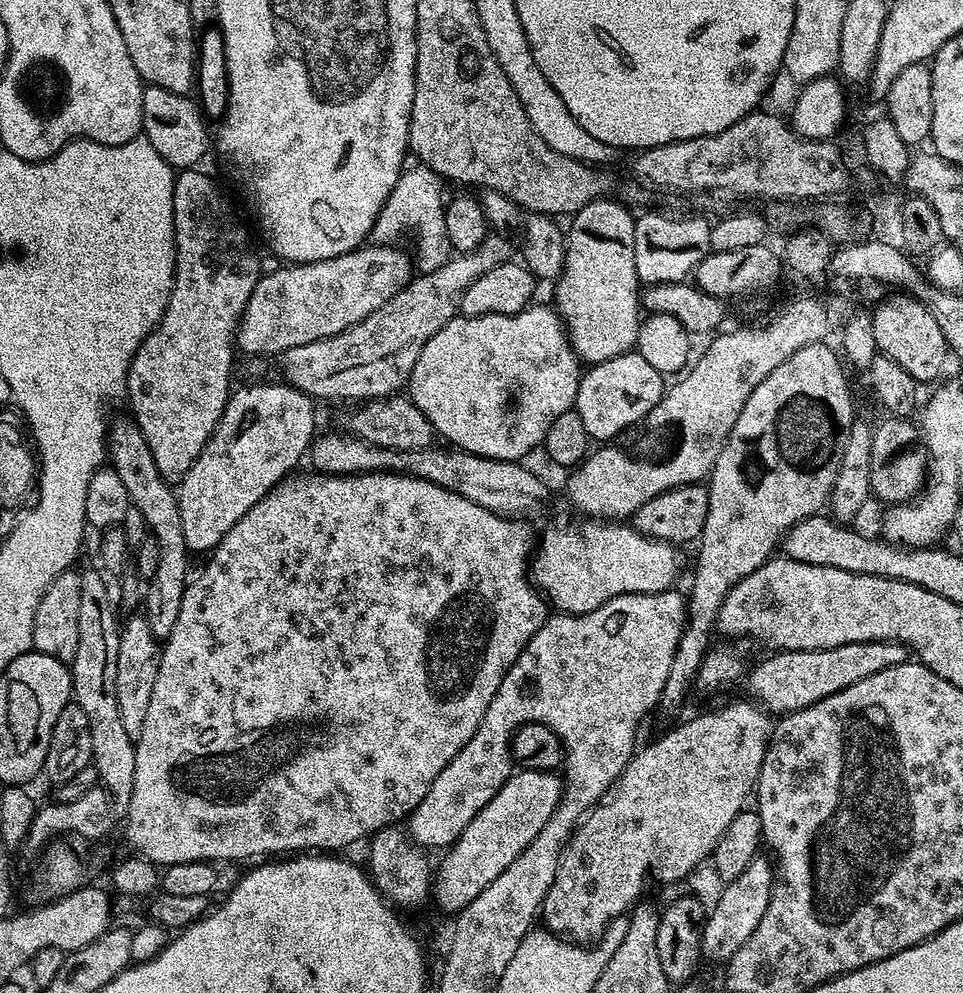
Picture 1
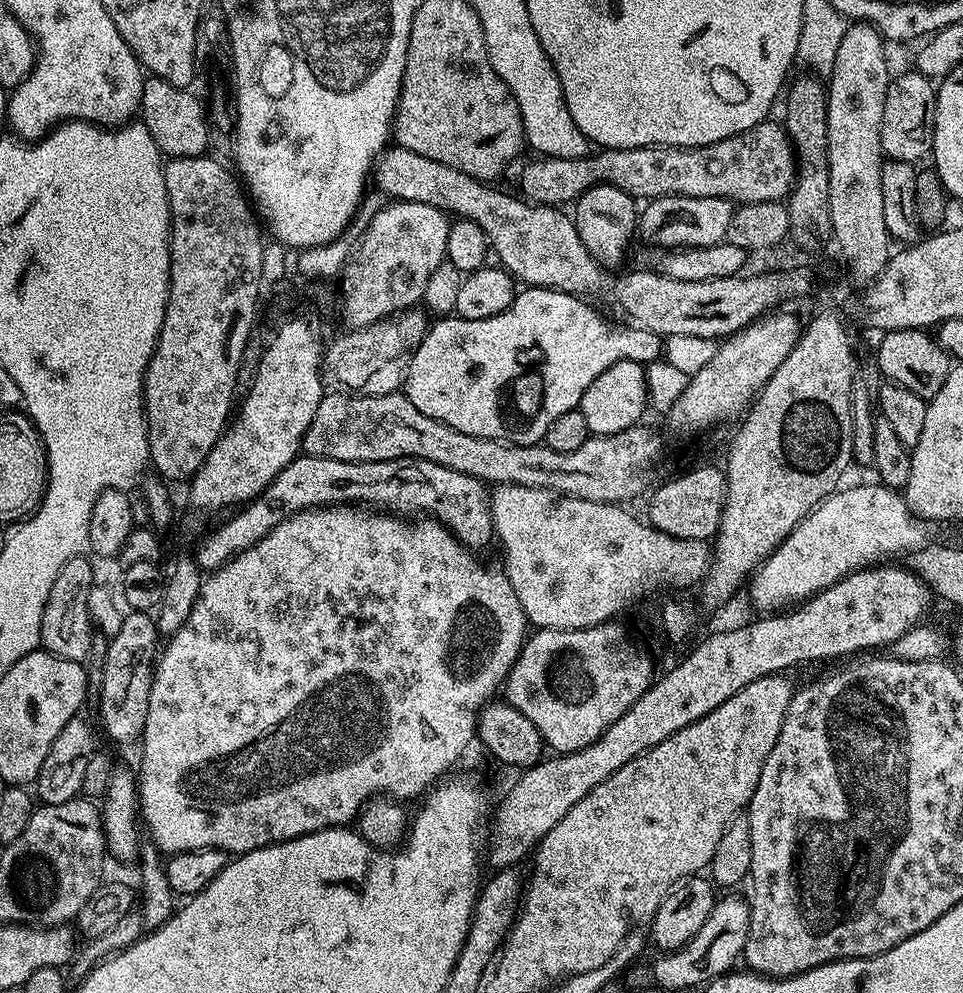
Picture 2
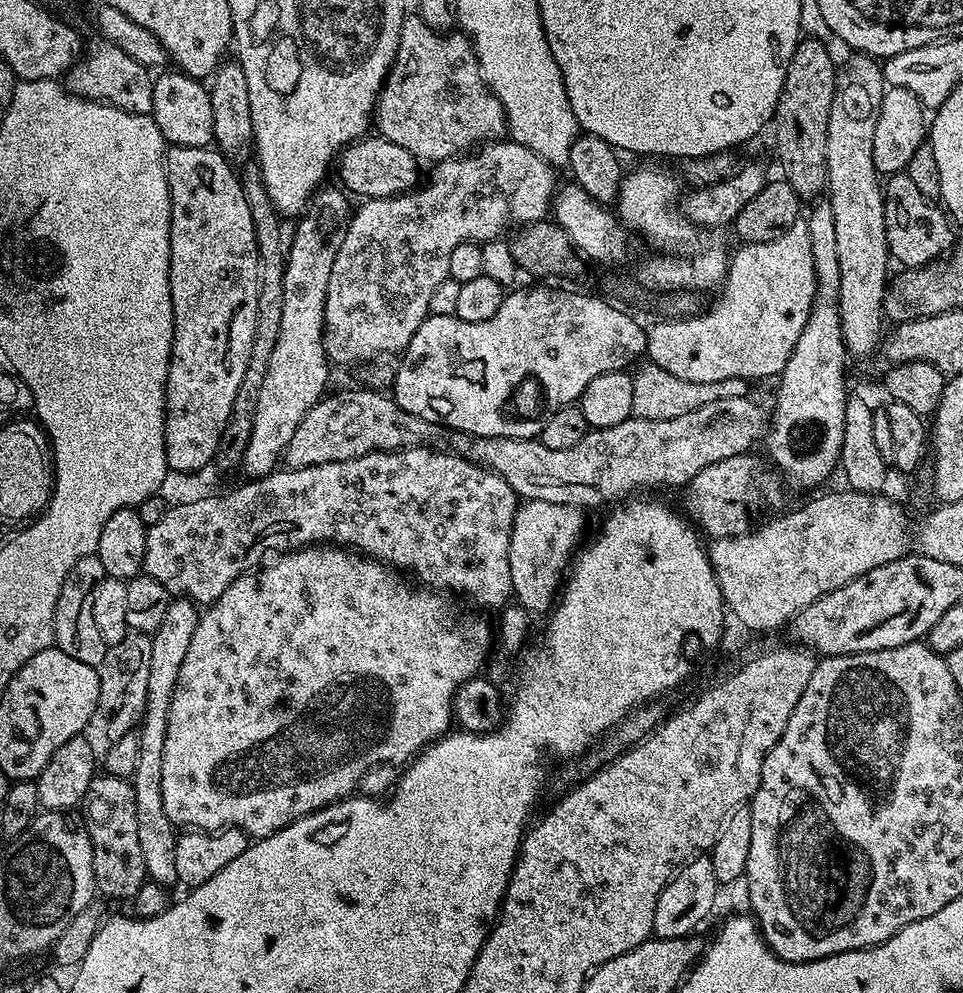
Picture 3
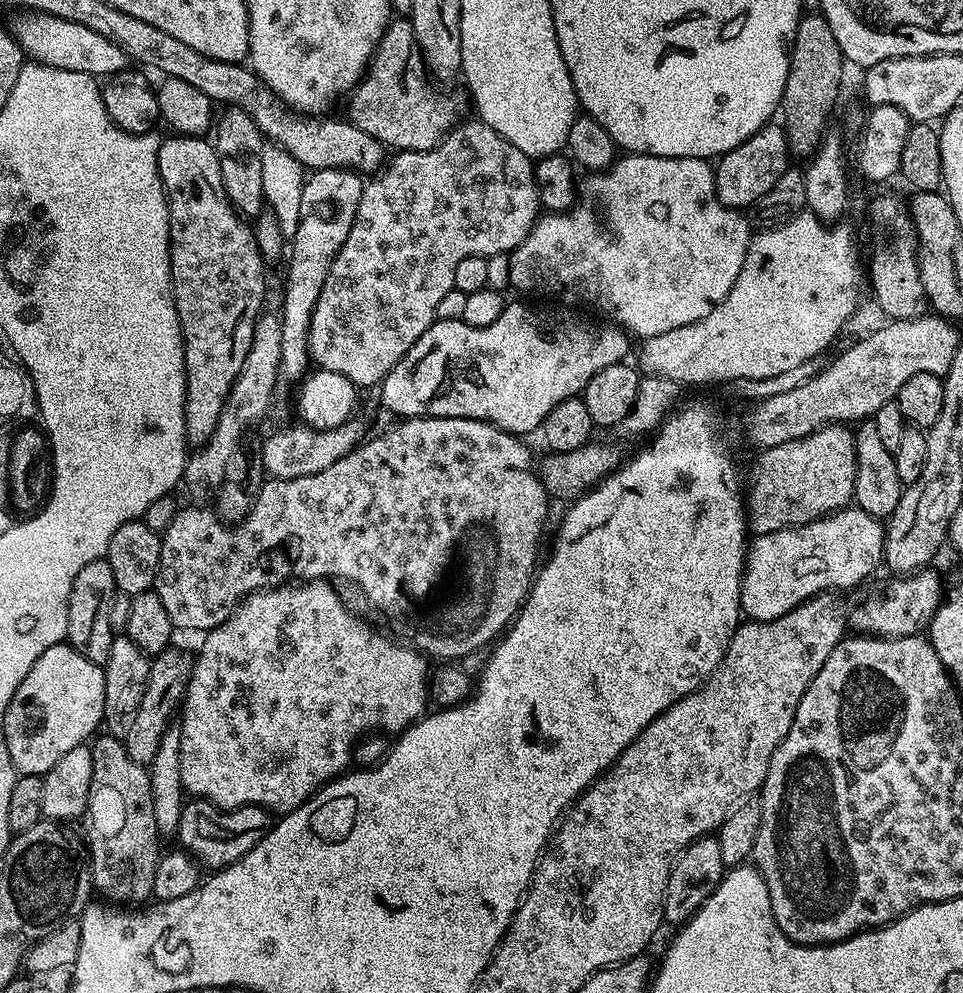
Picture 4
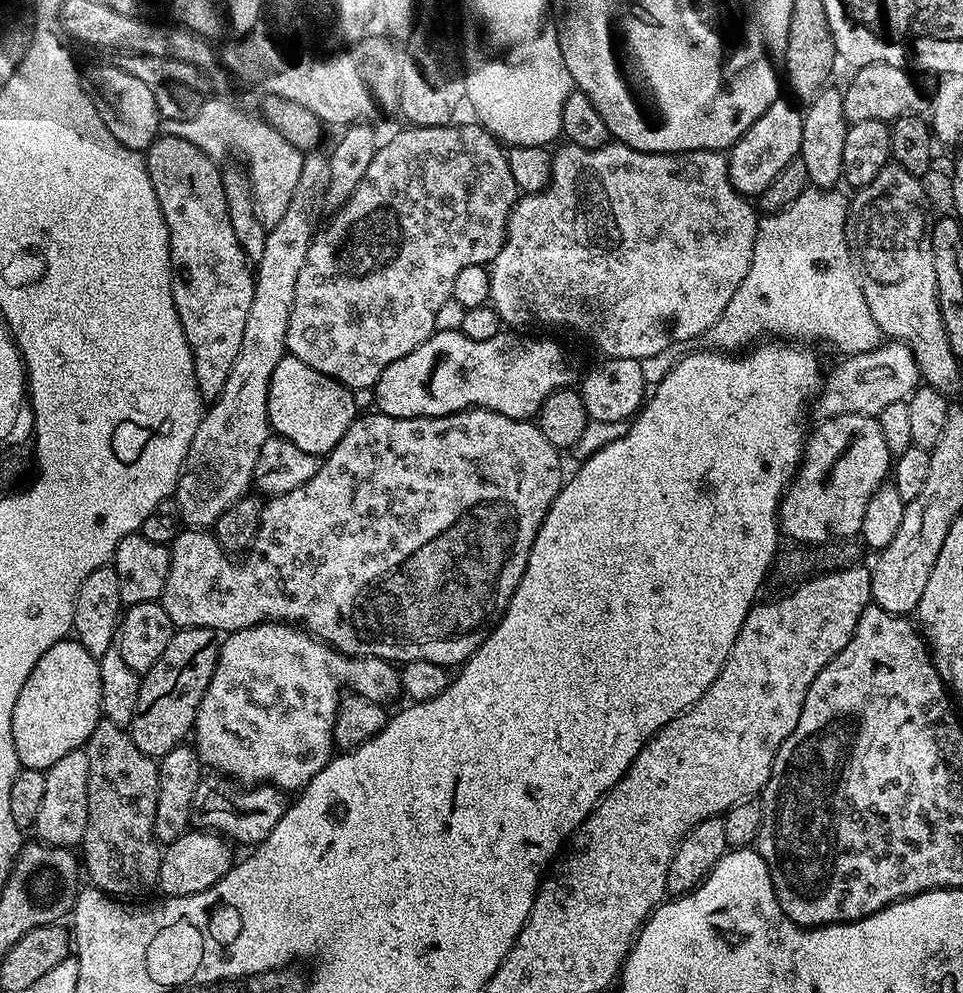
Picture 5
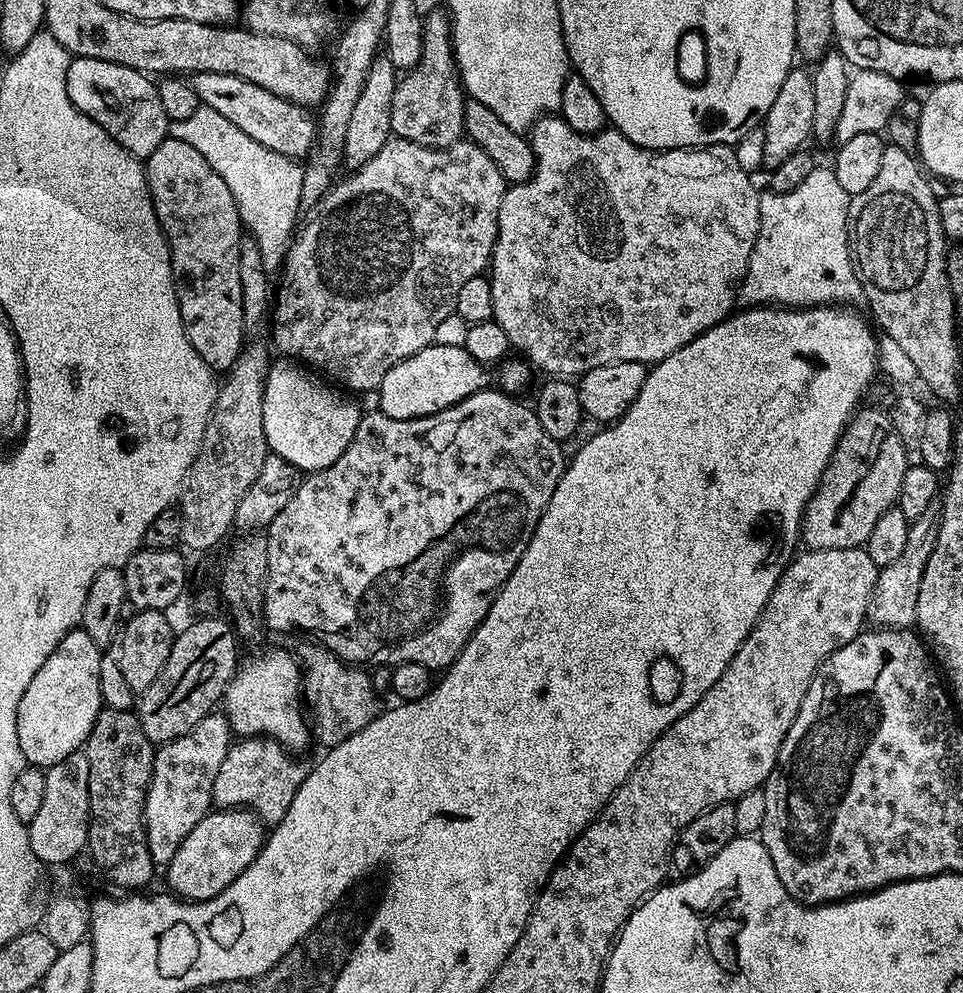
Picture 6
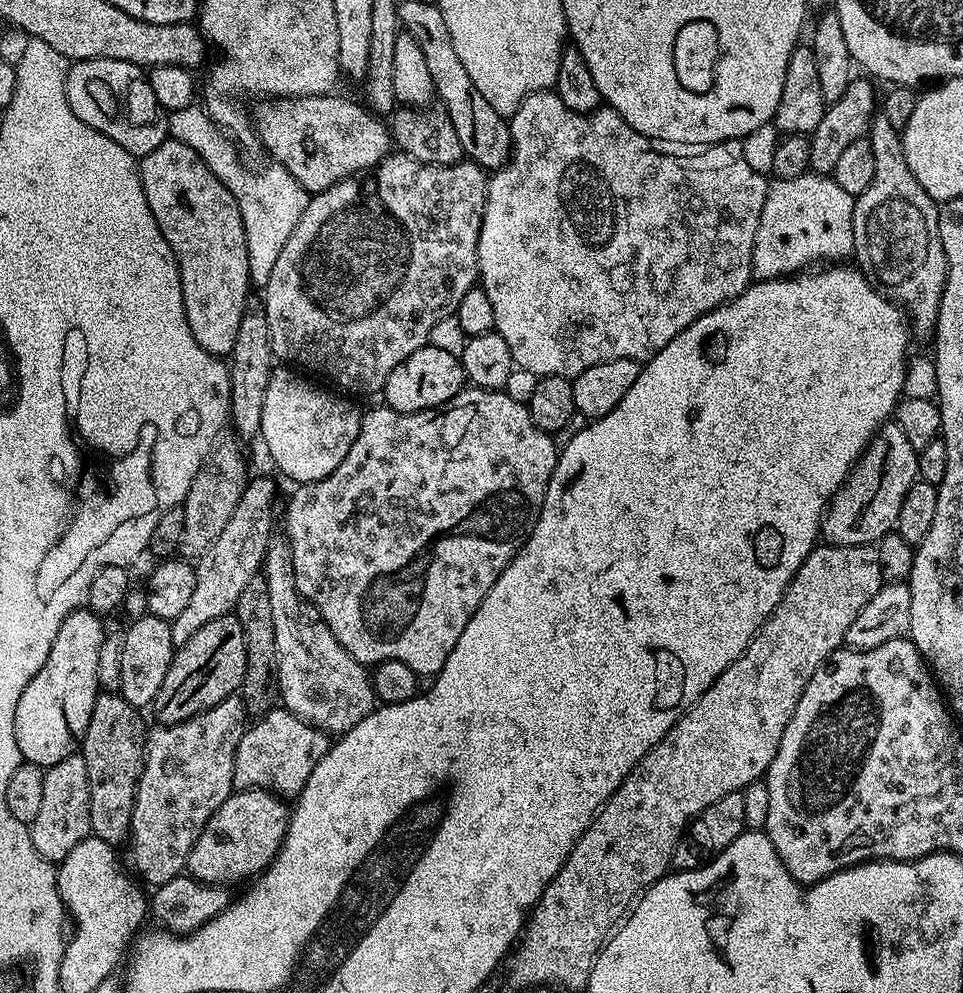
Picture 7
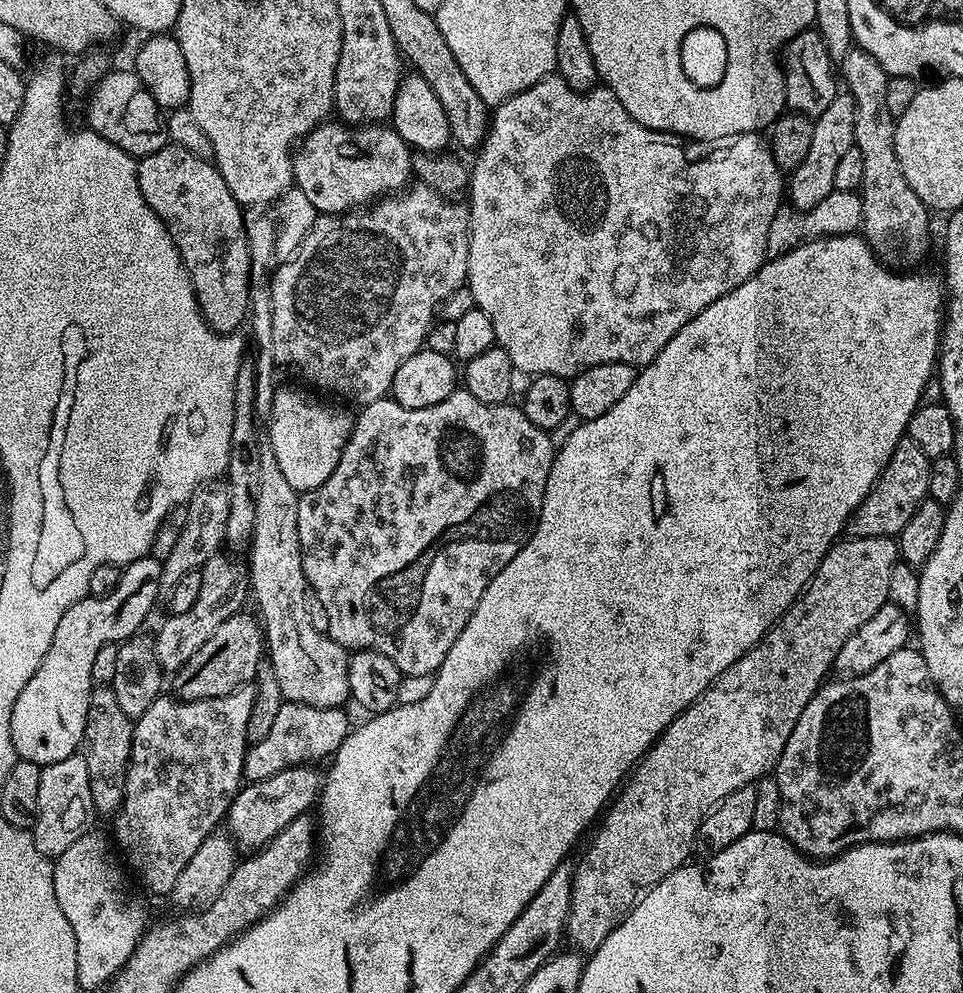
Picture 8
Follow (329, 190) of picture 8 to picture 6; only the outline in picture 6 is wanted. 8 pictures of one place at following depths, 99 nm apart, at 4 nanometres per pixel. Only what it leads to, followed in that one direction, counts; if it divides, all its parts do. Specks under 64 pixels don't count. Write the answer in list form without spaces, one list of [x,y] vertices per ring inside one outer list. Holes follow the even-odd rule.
[[[194,72],[191,73],[190,83],[201,105],[216,110],[250,138],[278,154],[304,158],[316,141],[317,121],[309,109],[286,98],[278,98],[278,94],[270,94],[270,90],[254,86],[254,82],[246,82],[246,78],[217,72]]]

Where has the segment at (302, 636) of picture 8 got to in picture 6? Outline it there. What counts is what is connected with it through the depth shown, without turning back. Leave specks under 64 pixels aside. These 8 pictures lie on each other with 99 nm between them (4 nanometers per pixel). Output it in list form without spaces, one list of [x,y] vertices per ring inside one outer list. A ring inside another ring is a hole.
[[[307,643],[301,646],[300,652],[298,651],[298,659],[301,669],[303,669],[302,700],[310,709],[310,732],[315,743],[317,740],[318,743],[324,744],[325,749],[329,749],[346,742],[346,738],[358,734],[358,730],[362,730],[362,726],[370,726],[370,722],[374,722],[374,718],[382,711],[381,693],[372,685],[372,677],[363,667],[345,664],[343,660],[339,660],[336,655],[326,648],[320,647],[319,644]]]

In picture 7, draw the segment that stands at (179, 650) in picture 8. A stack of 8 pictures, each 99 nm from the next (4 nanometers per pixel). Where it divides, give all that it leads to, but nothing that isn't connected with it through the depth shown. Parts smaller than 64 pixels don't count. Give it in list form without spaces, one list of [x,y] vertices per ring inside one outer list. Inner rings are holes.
[[[253,475],[248,485],[242,490],[242,498],[238,498],[238,506],[234,506],[234,514],[230,514],[230,522],[214,538],[214,542],[195,561],[196,577],[194,578],[194,595],[190,597],[190,606],[178,614],[178,618],[171,621],[172,637],[179,646],[190,639],[206,622],[214,622],[214,618],[222,618],[229,615],[235,609],[239,595],[246,588],[246,582],[250,582],[262,568],[264,555],[268,553],[268,546],[274,538],[272,533],[272,511],[276,508],[276,484],[268,476]]]

